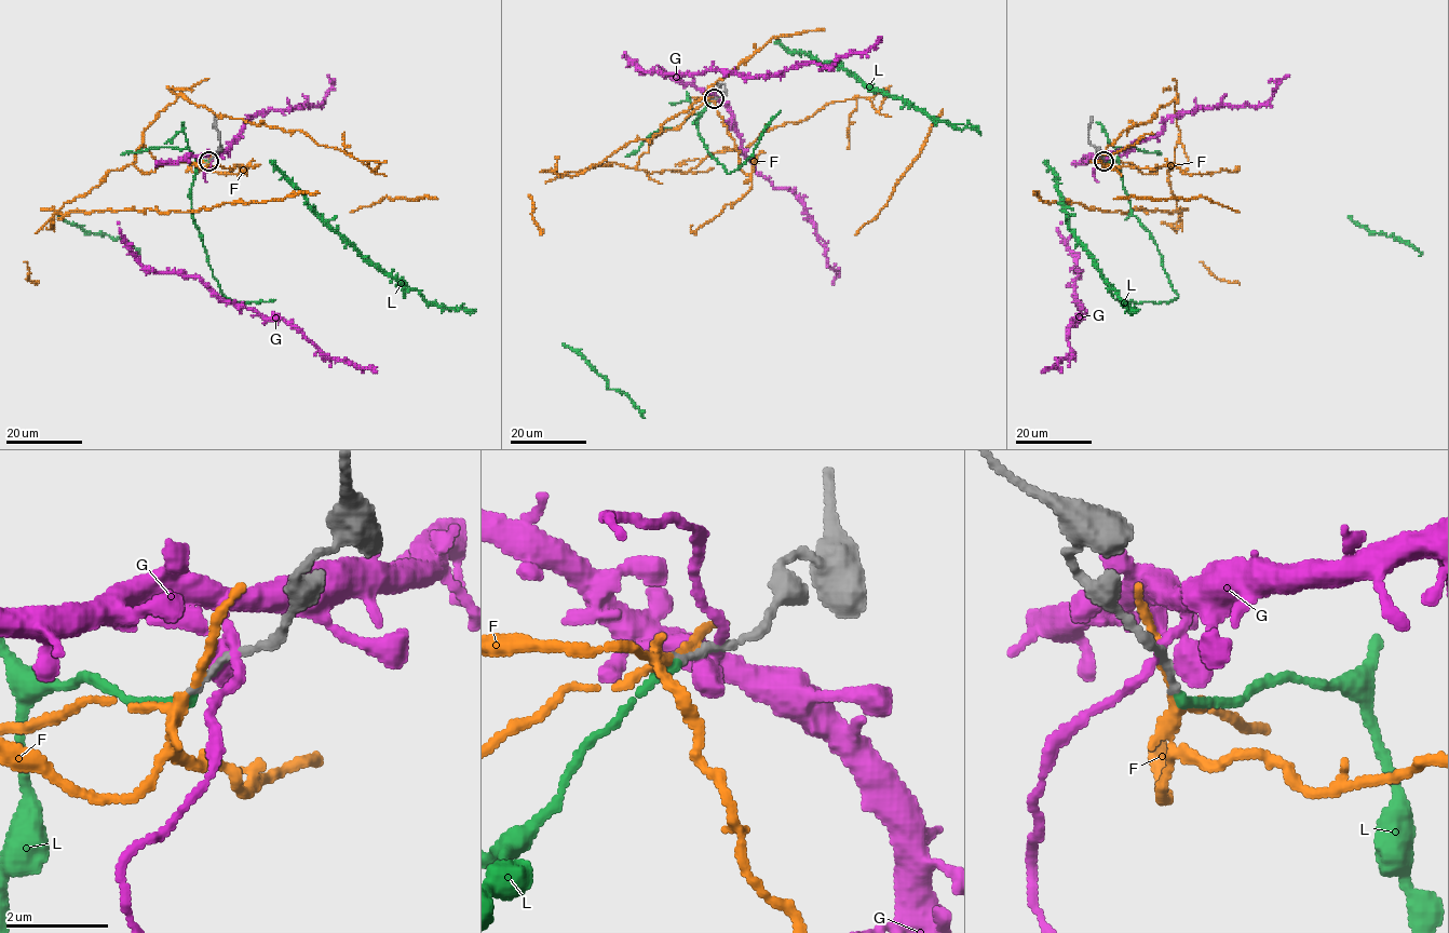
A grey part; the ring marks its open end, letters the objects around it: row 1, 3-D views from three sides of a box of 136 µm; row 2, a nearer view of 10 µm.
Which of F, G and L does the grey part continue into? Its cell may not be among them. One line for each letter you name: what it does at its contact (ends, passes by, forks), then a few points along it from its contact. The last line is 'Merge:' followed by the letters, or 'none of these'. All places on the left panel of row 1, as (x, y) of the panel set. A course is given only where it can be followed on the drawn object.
L: it ends there
Merge: L

